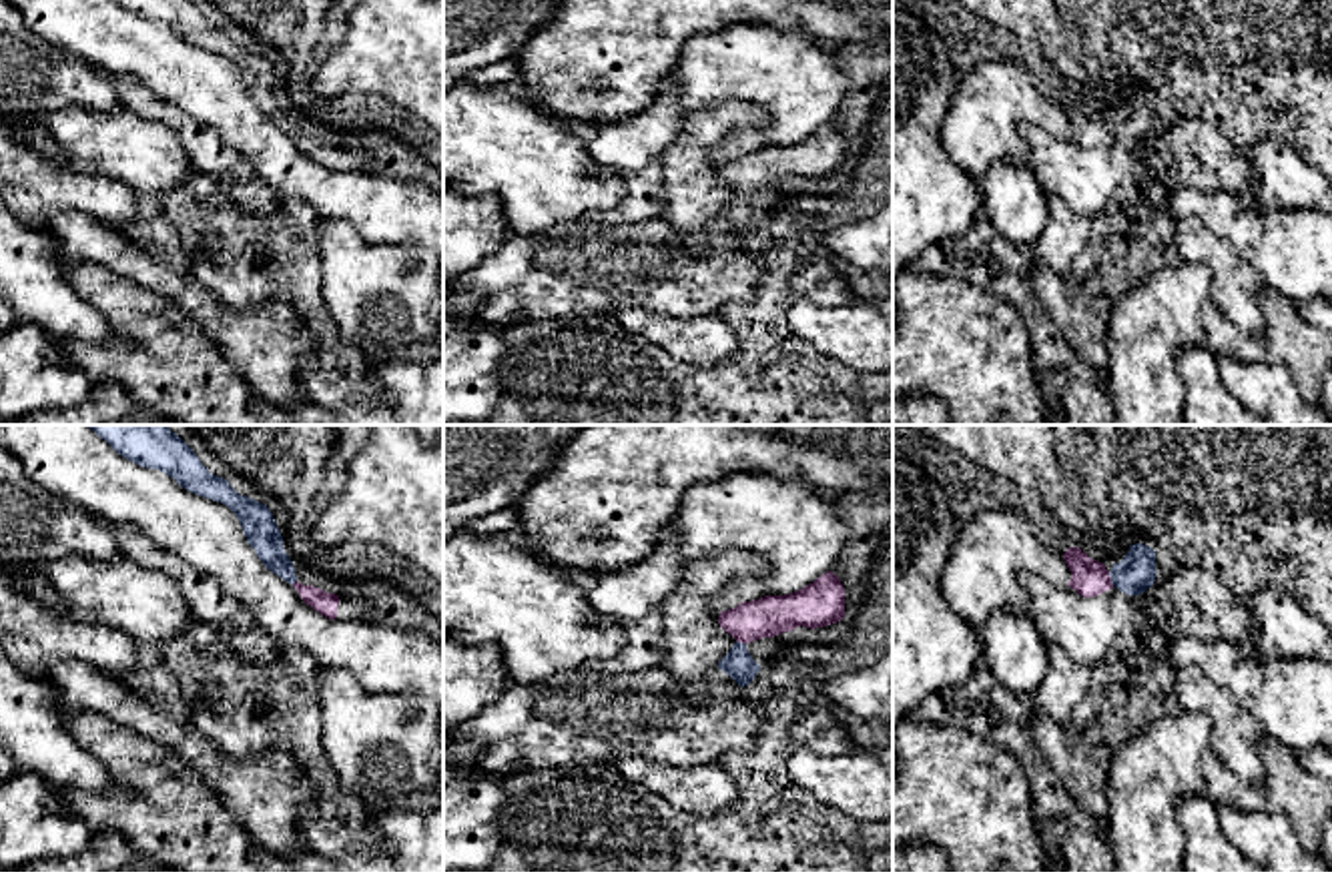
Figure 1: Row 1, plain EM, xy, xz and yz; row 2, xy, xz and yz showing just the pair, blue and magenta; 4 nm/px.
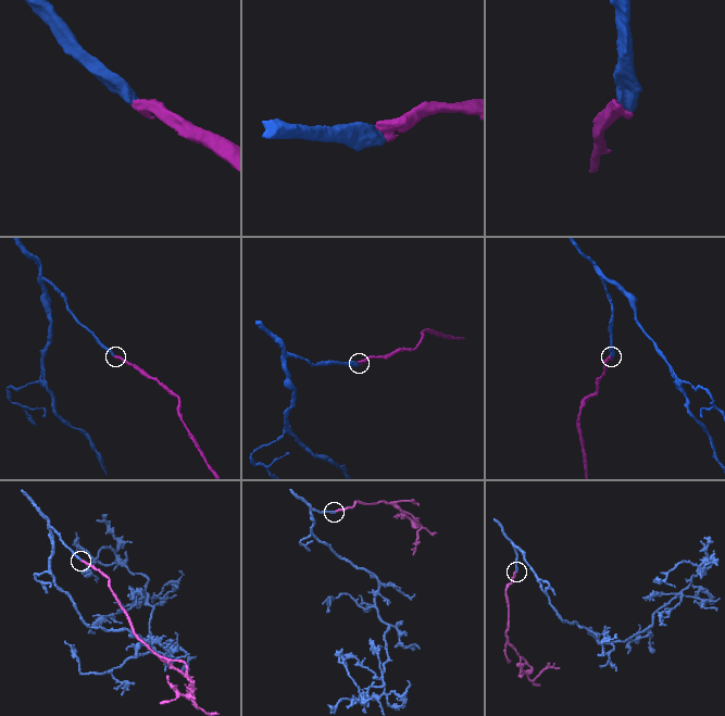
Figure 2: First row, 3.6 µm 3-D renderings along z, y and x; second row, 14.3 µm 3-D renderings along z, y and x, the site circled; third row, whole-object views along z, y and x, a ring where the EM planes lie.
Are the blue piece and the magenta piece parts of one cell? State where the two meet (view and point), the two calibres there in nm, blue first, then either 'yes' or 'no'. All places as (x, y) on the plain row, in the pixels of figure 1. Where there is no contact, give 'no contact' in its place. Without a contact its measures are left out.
yz (1112, 131) | 160/150 nm | yes

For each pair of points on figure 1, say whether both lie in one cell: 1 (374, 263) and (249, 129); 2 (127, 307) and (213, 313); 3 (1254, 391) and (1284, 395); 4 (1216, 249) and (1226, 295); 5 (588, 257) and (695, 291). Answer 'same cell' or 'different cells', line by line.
1: different cells
2: different cells
3: same cell
4: same cell
5: same cell

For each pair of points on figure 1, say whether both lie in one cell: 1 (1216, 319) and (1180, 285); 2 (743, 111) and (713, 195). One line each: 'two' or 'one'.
1: two
2: one

